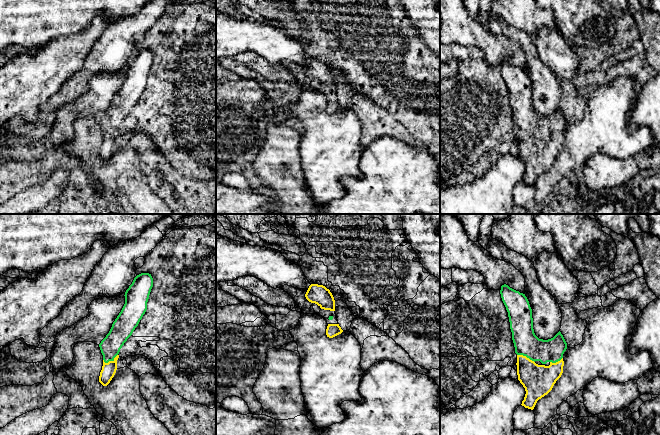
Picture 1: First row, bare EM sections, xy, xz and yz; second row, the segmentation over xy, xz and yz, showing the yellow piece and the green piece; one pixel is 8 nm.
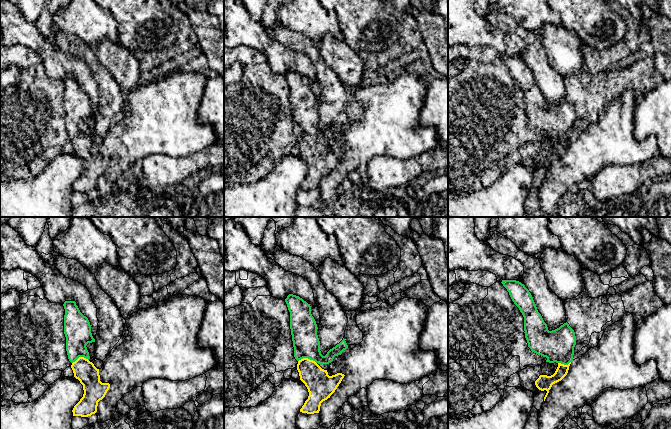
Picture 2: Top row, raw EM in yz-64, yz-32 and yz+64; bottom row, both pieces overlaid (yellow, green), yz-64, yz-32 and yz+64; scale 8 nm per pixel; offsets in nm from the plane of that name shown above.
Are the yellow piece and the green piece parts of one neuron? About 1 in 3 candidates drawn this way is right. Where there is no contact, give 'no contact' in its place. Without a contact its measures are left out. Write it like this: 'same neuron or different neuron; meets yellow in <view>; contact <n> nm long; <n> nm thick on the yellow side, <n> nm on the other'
same neuron; meets yellow in xy; contact 130 nm long; 120 nm thick on the yellow side, 170 nm on the other

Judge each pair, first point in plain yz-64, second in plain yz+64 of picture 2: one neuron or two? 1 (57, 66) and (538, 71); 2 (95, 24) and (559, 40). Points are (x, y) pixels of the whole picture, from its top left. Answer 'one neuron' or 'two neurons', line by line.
1: two neurons
2: two neurons

